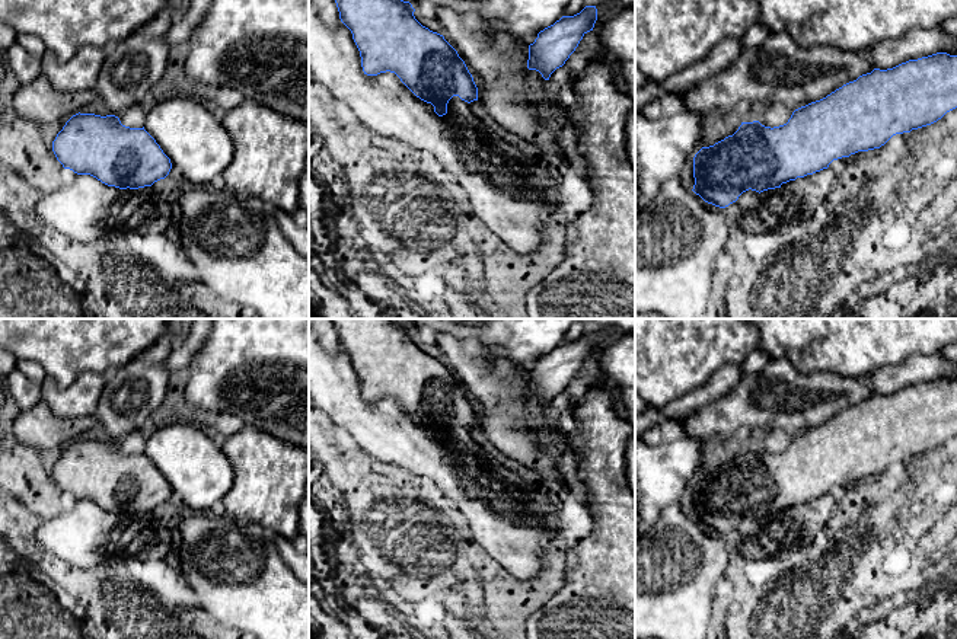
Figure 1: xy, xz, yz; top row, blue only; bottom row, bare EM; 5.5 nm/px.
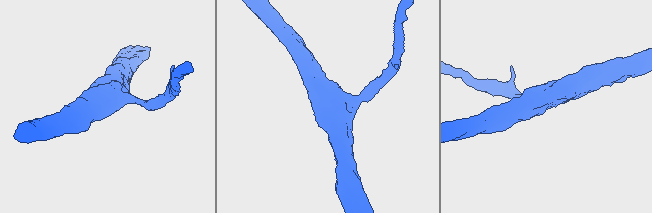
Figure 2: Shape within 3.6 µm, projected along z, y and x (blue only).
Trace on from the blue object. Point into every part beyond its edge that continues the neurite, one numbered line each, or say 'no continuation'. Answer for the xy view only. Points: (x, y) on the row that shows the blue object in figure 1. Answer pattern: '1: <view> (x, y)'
no continuation

